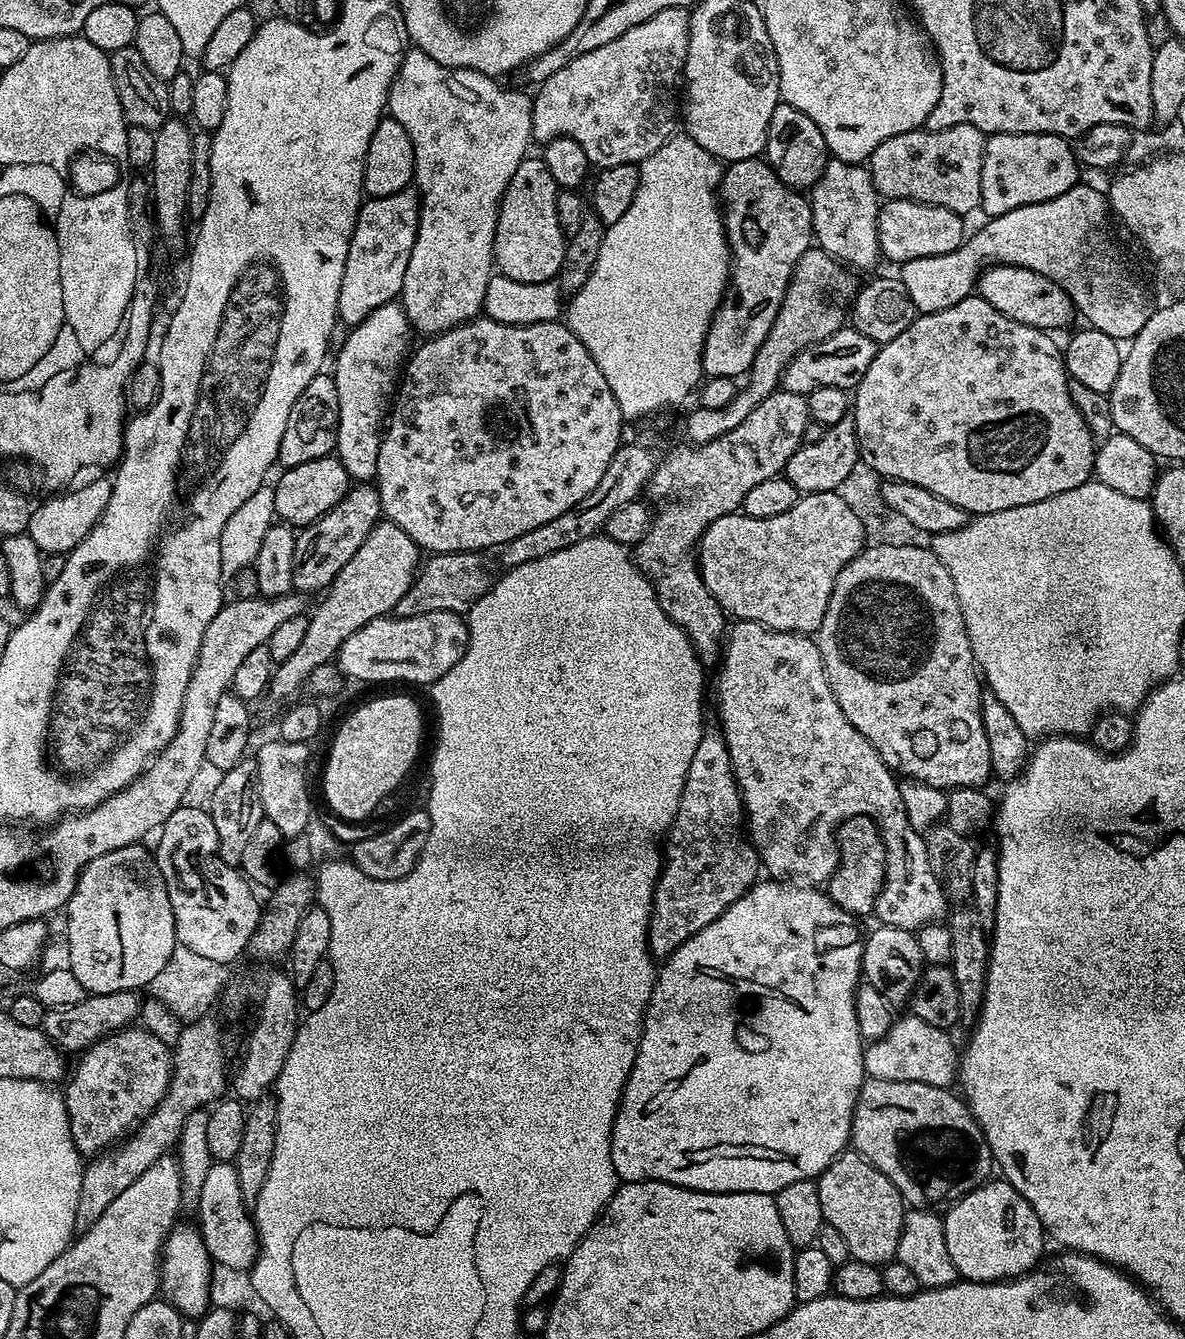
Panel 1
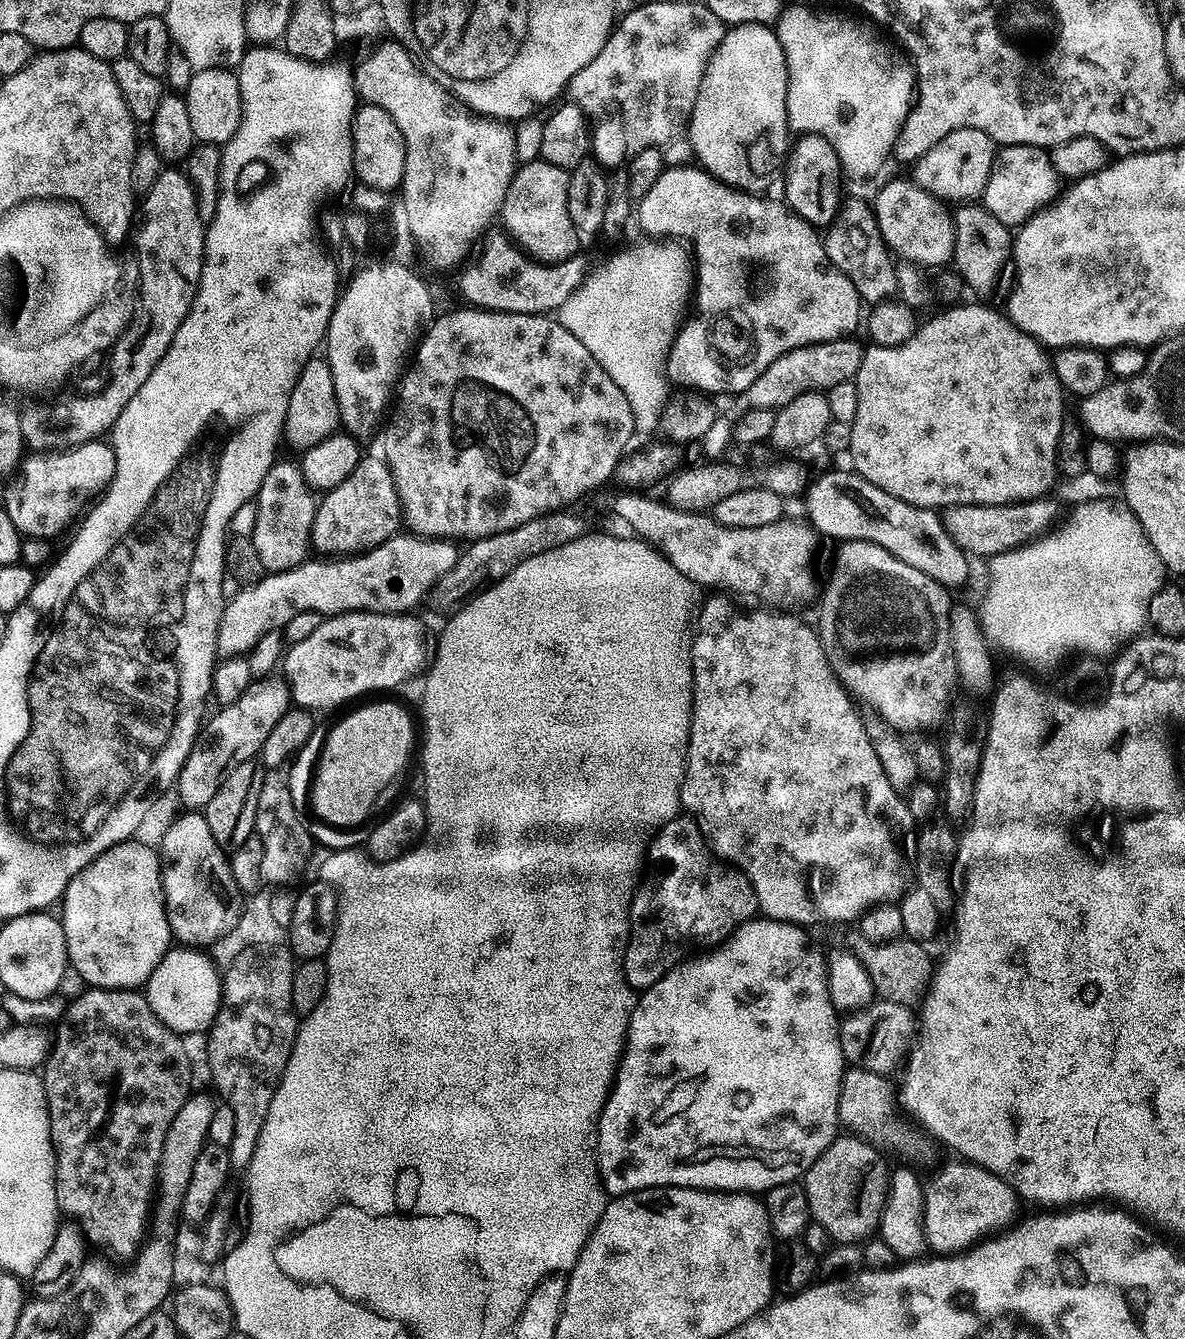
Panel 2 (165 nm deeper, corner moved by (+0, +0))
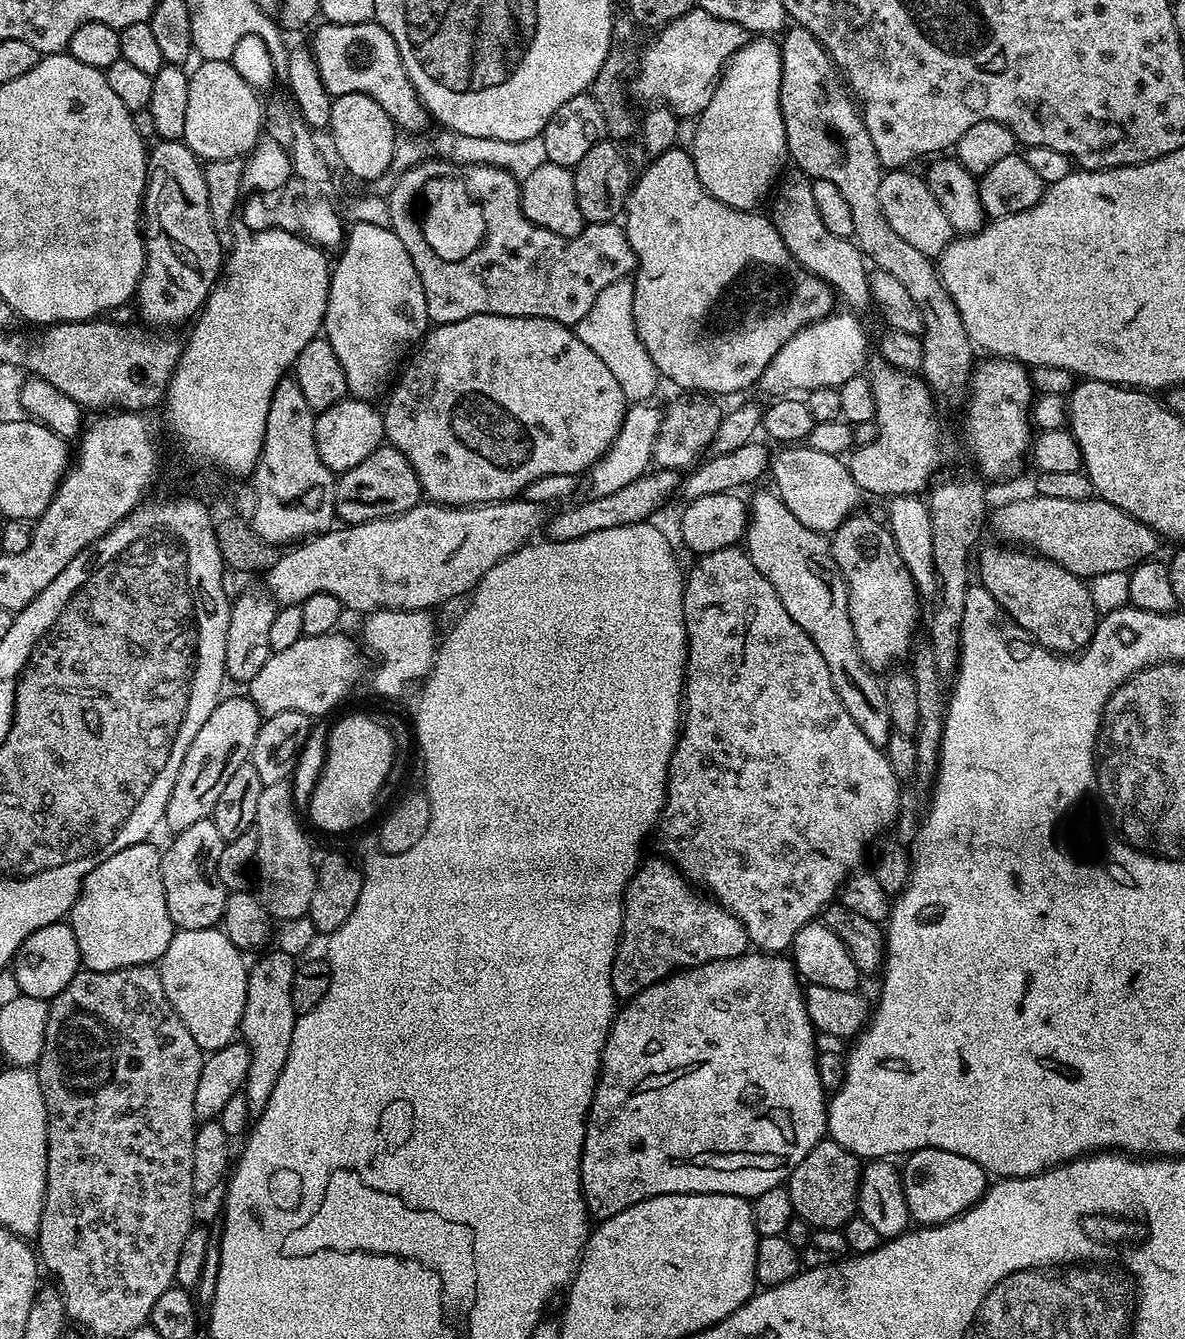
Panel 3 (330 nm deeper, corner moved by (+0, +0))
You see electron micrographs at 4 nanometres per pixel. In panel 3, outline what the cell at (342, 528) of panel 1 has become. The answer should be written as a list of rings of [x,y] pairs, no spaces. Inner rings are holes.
[[[382,446],[374,450],[374,454],[370,454],[370,458],[362,458],[358,466],[339,473],[336,482],[336,515],[345,525],[365,524],[371,520],[384,520],[388,516],[400,516],[416,507],[421,500],[420,483],[414,474],[412,464],[406,458],[406,454],[391,446]]]

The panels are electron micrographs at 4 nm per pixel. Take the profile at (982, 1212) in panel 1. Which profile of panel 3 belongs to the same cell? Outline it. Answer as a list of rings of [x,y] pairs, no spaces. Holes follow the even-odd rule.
[[[919,1148],[917,1152],[907,1153],[905,1160],[908,1161],[902,1164],[902,1179],[908,1215],[920,1226],[935,1226],[956,1219],[963,1212],[973,1208],[990,1187],[990,1177],[982,1166],[978,1166],[978,1162],[970,1158],[962,1158],[962,1154],[950,1154],[950,1150]]]

